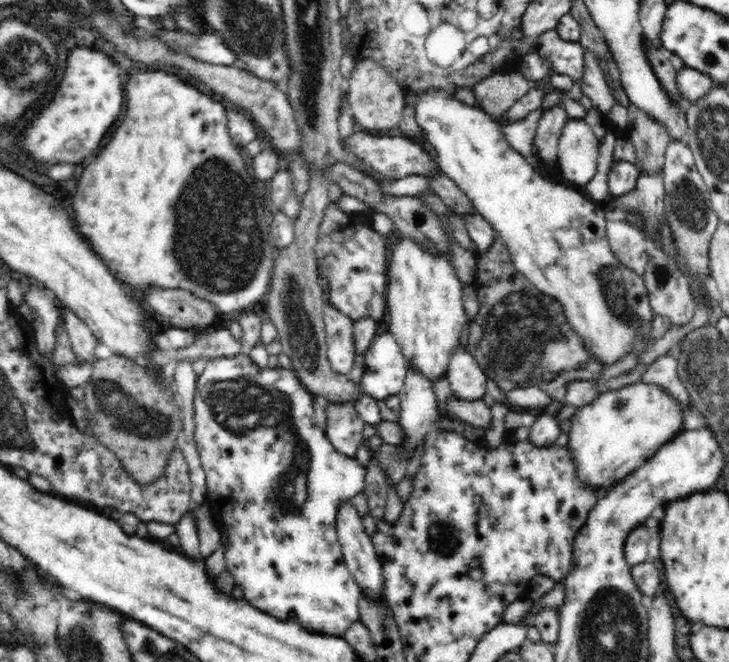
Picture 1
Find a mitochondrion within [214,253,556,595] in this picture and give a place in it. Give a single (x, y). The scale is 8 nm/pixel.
(301, 332)

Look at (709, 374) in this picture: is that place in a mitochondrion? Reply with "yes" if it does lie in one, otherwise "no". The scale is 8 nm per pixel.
yes

